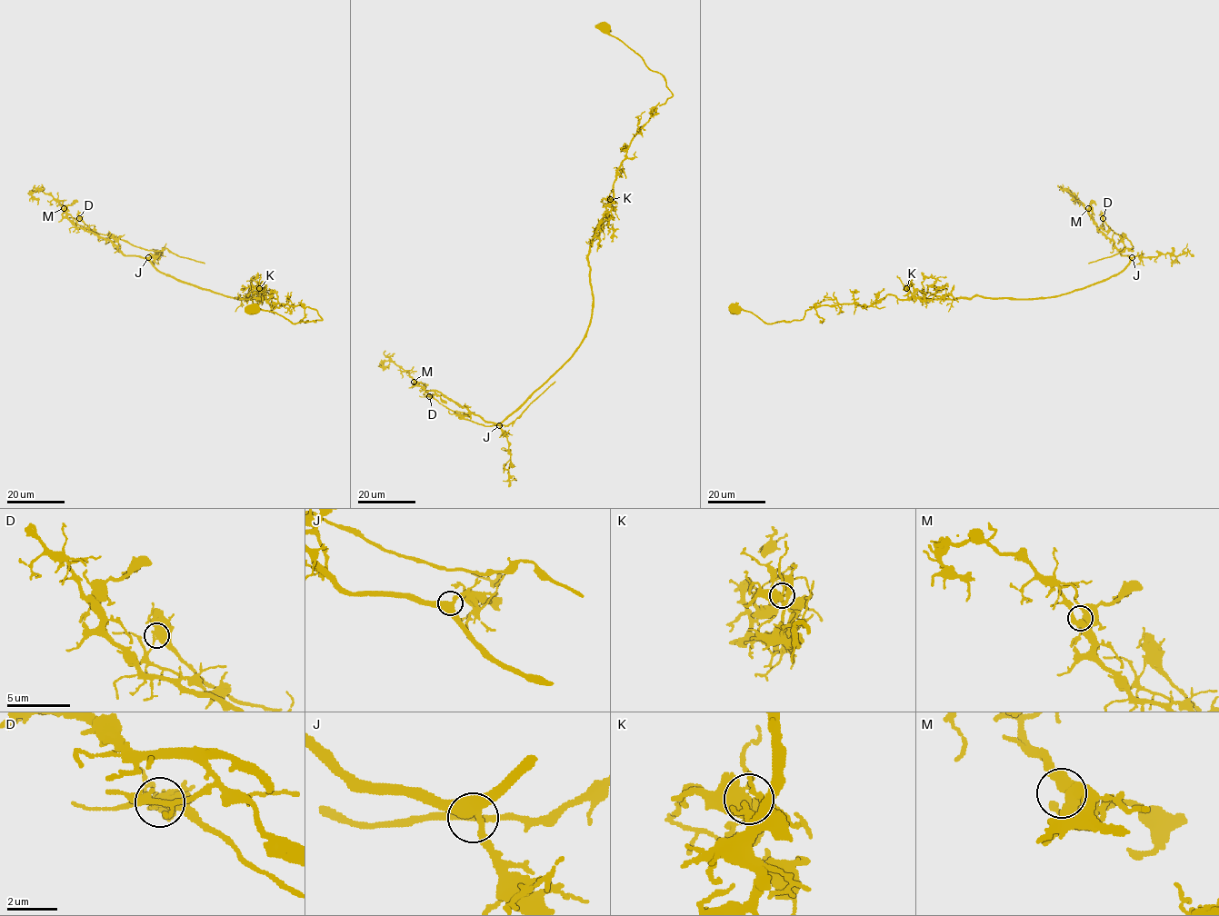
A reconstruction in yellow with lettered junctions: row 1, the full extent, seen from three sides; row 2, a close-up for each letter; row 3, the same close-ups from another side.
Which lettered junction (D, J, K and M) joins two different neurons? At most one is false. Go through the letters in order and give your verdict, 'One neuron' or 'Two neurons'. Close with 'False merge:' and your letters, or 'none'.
D: Two neurons
J: One neuron
K: One neuron
M: One neuron
False merge: D

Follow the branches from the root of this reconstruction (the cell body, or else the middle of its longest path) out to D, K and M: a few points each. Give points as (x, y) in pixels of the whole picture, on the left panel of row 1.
D: (253, 310), (294, 323), (322, 319), (264, 294), (177, 281), (78, 218)
K: (253, 310), (274, 312), (294, 323), (322, 319), (303, 305), (272, 306), (259, 288)
M: (253, 310), (294, 323), (322, 319), (264, 294), (177, 281), (78, 228), (64, 208)

